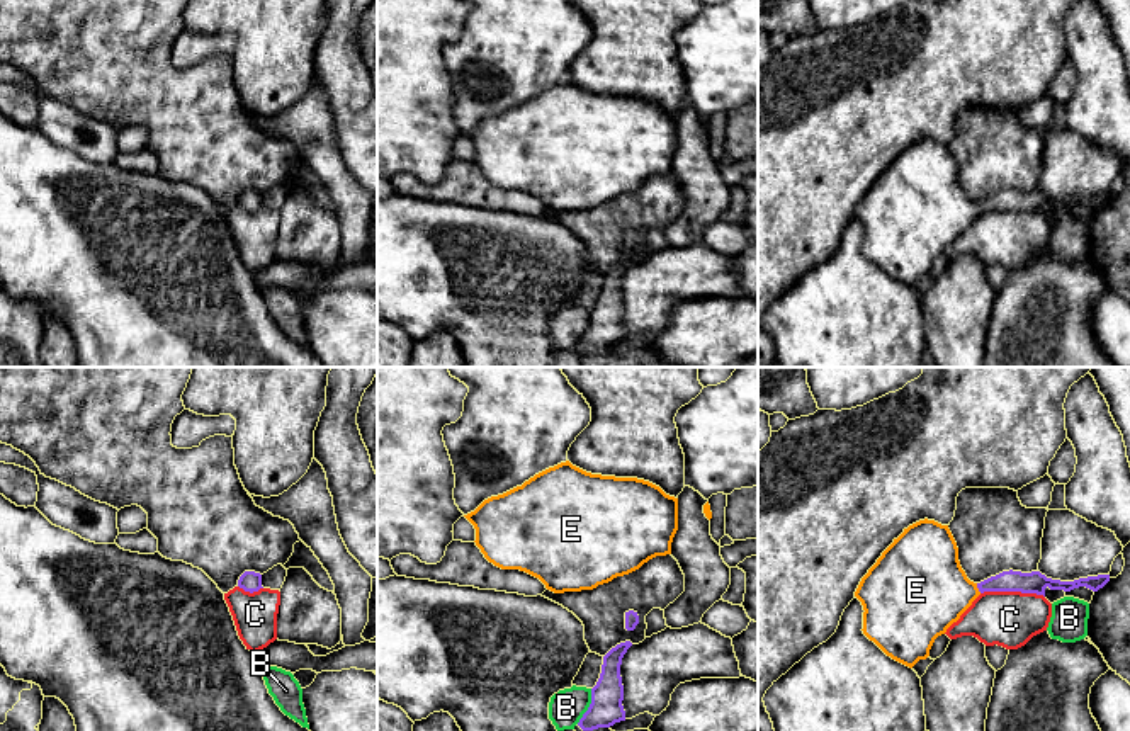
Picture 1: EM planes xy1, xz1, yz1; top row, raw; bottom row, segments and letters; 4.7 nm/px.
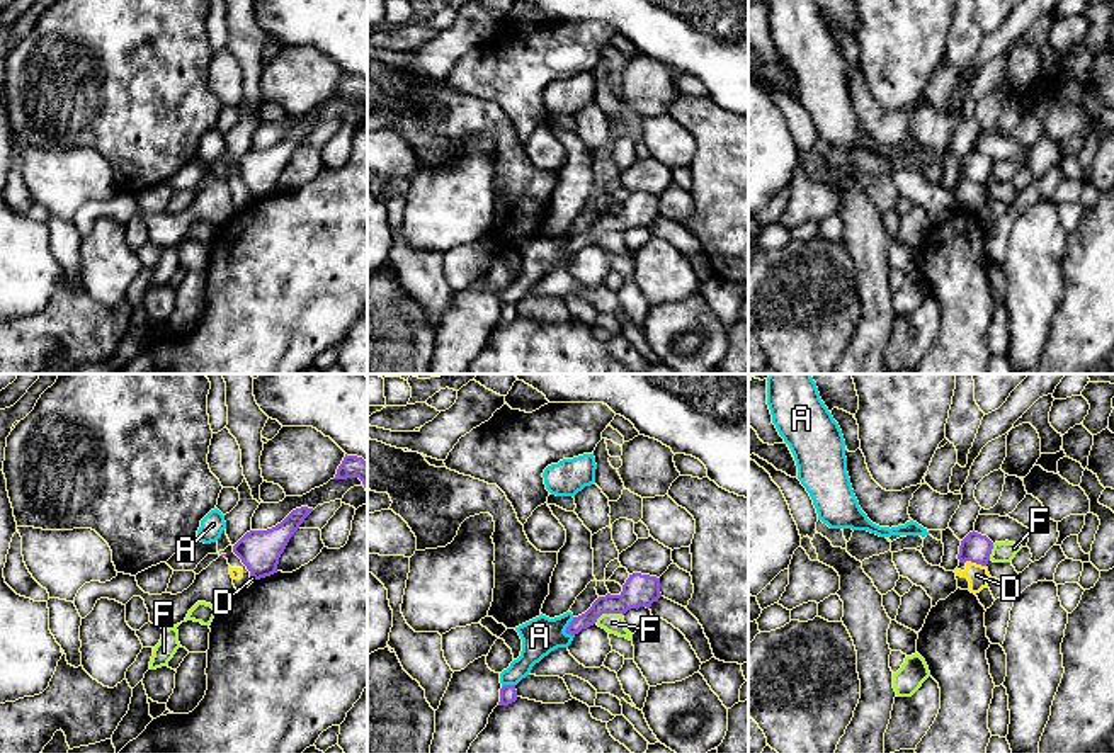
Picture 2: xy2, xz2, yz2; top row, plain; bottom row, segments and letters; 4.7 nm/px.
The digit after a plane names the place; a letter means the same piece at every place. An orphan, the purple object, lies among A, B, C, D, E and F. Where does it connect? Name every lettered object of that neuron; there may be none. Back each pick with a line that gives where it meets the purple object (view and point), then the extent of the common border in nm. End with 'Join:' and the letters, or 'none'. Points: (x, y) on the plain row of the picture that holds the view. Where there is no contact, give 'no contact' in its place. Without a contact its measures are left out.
E: contact yz1 (977, 206); length 50 nm
Join: E

